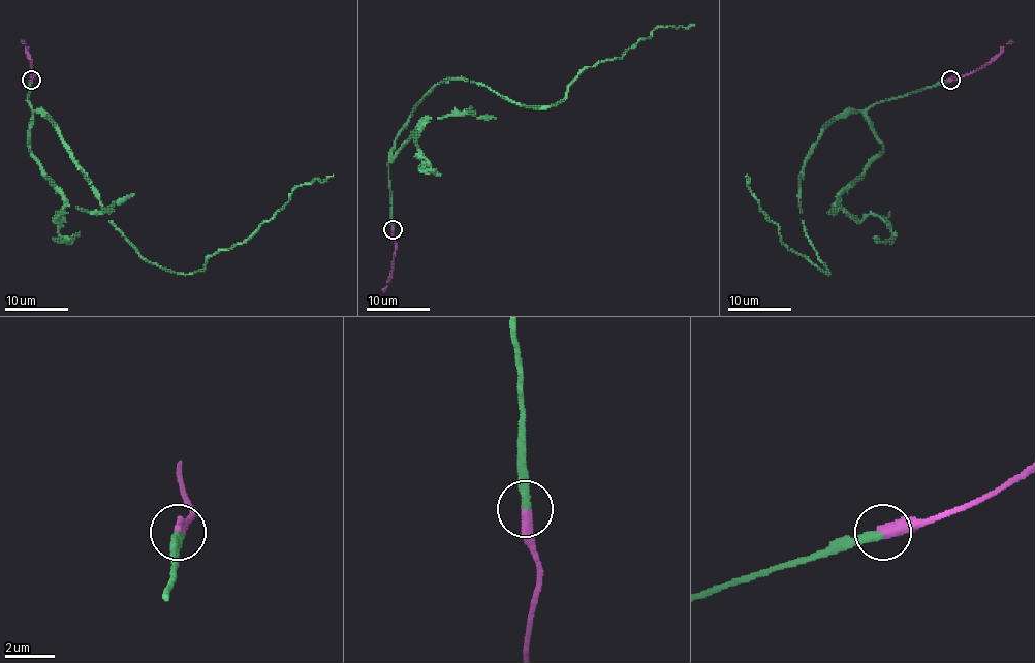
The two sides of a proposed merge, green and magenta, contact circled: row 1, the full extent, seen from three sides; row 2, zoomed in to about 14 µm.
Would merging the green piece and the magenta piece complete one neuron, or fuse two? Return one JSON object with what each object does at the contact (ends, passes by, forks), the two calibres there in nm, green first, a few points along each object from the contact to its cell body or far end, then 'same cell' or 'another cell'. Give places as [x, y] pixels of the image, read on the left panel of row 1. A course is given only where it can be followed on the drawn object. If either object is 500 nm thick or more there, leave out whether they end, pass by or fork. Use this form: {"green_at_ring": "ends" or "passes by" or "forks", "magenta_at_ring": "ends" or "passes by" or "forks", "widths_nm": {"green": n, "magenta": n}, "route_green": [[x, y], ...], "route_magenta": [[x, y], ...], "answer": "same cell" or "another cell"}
{"green_at_ring": "ends", "magenta_at_ring": "ends", "widths_nm": {"green": 360, "magenta": 480}, "route_green": [[30, 80], [27, 100], [57, 130], [111, 223], [176, 273], [195, 273], [242, 244], [296, 187], [333, 175]], "route_magenta": [[30, 80], [33, 76], [32, 67], [23, 42]], "answer": "same cell"}

